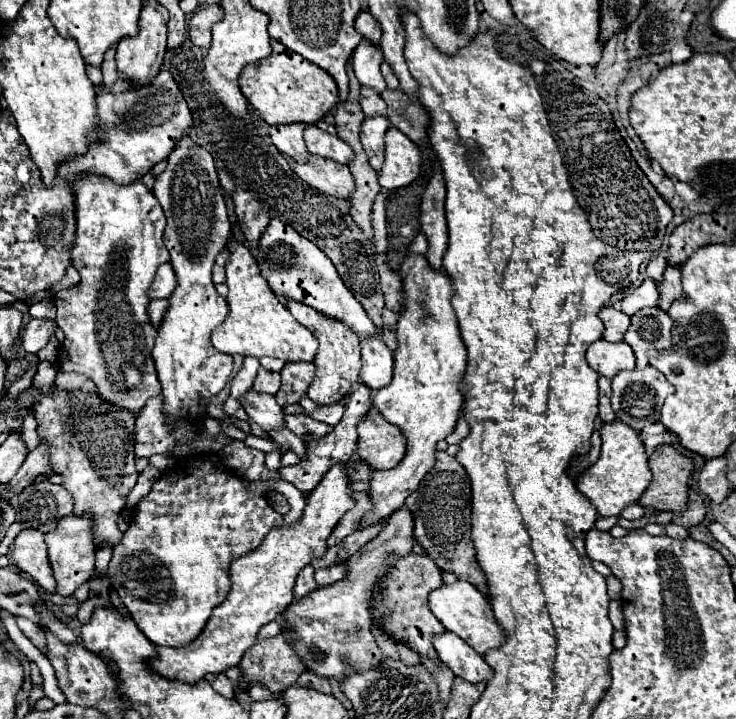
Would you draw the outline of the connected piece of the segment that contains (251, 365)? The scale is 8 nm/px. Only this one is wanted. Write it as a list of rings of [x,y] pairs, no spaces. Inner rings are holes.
[[[244,359],[244,365],[242,365],[240,373],[232,379],[232,397],[234,399],[240,399],[240,395],[244,397],[246,391],[252,389],[258,367],[260,367],[258,359]]]

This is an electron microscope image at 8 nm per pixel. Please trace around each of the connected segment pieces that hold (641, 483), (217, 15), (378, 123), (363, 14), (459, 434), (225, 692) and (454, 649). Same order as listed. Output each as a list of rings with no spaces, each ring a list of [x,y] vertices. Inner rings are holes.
[[[620,421],[604,423],[600,427],[600,435],[602,435],[600,457],[592,467],[580,473],[576,485],[588,499],[592,499],[600,517],[612,515],[618,517],[624,507],[640,499],[640,495],[644,493],[644,489],[652,479],[652,473],[648,467],[648,457],[644,453],[644,443],[640,441],[638,433],[632,427],[622,425]]]
[[[202,5],[194,11],[190,23],[188,23],[188,35],[192,43],[198,47],[210,47],[212,43],[212,27],[222,19],[222,7],[220,5]]]
[[[384,115],[366,117],[362,121],[360,141],[374,171],[380,171],[384,163],[384,133],[388,131],[388,127],[390,127],[390,121]]]
[[[360,11],[356,17],[356,31],[370,41],[372,45],[380,45],[380,37],[382,37],[382,29],[378,25],[378,21],[368,13],[368,11]]]
[[[460,415],[454,431],[446,437],[446,443],[458,443],[458,441],[462,441],[462,439],[466,437],[466,433],[468,433],[468,423],[466,423],[466,419],[462,419],[462,415]]]
[[[220,673],[220,675],[206,675],[204,677],[208,683],[210,683],[210,687],[214,689],[214,691],[218,691],[222,697],[234,697],[234,689],[232,689],[232,683],[228,681],[228,677],[224,675],[224,673]]]
[[[446,631],[442,635],[436,635],[432,641],[440,661],[448,665],[456,677],[462,677],[470,683],[486,683],[492,677],[492,669],[484,657],[472,651],[472,647],[466,645],[466,641],[462,641],[458,635]]]

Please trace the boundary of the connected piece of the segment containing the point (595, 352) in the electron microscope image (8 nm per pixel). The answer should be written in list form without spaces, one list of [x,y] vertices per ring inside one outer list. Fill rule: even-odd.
[[[596,341],[586,351],[588,365],[604,377],[614,377],[622,369],[634,369],[634,351],[626,341]]]

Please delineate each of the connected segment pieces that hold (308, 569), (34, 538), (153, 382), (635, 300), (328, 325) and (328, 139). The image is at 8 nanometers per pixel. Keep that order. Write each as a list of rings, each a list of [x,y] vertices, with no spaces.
[[[306,565],[306,567],[298,573],[298,577],[296,577],[296,585],[294,585],[294,595],[296,595],[296,599],[300,599],[300,597],[304,597],[306,593],[314,591],[314,587],[316,587],[314,567],[312,567],[312,565]]]
[[[22,529],[14,539],[12,559],[20,571],[26,571],[42,589],[54,591],[54,577],[50,575],[50,563],[46,559],[44,533],[38,529]]]
[[[78,173],[68,183],[68,187],[72,191],[76,215],[76,235],[72,243],[74,247],[70,249],[70,257],[72,265],[80,273],[80,283],[72,289],[62,289],[54,295],[54,305],[58,309],[56,323],[66,335],[58,351],[56,367],[60,373],[74,371],[86,375],[94,381],[96,395],[102,401],[138,415],[144,409],[146,401],[160,393],[160,383],[152,361],[152,347],[158,329],[148,317],[148,289],[154,281],[156,269],[170,259],[162,243],[166,217],[158,199],[142,183],[142,179],[132,181],[128,185],[120,185],[104,175]]]
[[[644,279],[638,289],[634,289],[630,295],[622,299],[622,311],[626,315],[634,315],[638,309],[644,307],[656,307],[658,301],[658,289],[652,279]]]
[[[286,301],[286,307],[290,309],[290,313],[294,315],[294,319],[298,323],[302,323],[306,329],[310,329],[314,333],[314,337],[318,339],[320,347],[314,359],[316,365],[316,377],[314,383],[310,385],[308,397],[318,405],[334,405],[340,399],[344,399],[352,385],[360,379],[360,339],[358,335],[354,335],[354,331],[350,331],[346,325],[338,323],[336,319],[330,319],[326,315],[318,315],[318,311],[314,311],[312,307],[306,307],[302,303],[294,303],[294,301]]]
[[[306,125],[304,141],[312,155],[320,155],[320,157],[332,159],[336,163],[350,163],[350,159],[354,159],[354,151],[350,149],[348,143],[344,143],[336,135],[330,135],[330,133],[318,129],[316,125]]]

